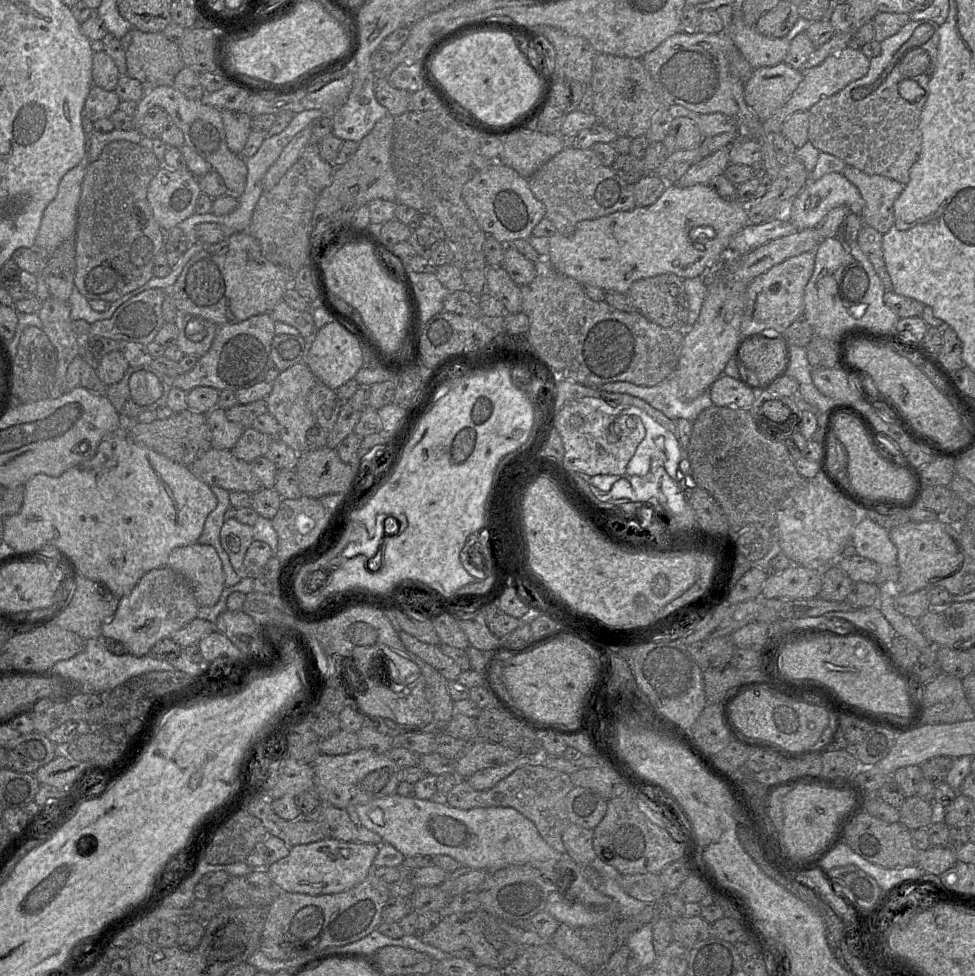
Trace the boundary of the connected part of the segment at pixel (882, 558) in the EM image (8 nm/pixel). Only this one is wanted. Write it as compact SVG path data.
M858 515L851 543L864 558L886 565L897 564L897 548L889 537L889 530L866 516Z

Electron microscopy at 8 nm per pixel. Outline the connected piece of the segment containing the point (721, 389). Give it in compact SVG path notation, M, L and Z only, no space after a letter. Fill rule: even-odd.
M723 374L711 385L709 393L714 405L738 408L751 408L757 394L742 381Z

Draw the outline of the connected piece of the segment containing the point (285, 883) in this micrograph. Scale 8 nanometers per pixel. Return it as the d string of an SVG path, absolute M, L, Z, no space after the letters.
M332 837L290 847L289 854L270 865L269 877L281 892L330 895L347 891L361 883L372 871L380 845L341 841Z

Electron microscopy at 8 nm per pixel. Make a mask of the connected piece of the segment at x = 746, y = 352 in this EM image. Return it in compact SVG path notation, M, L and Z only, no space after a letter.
M775 337L748 338L738 350L743 375L751 383L763 383L776 376L789 357L788 342Z

